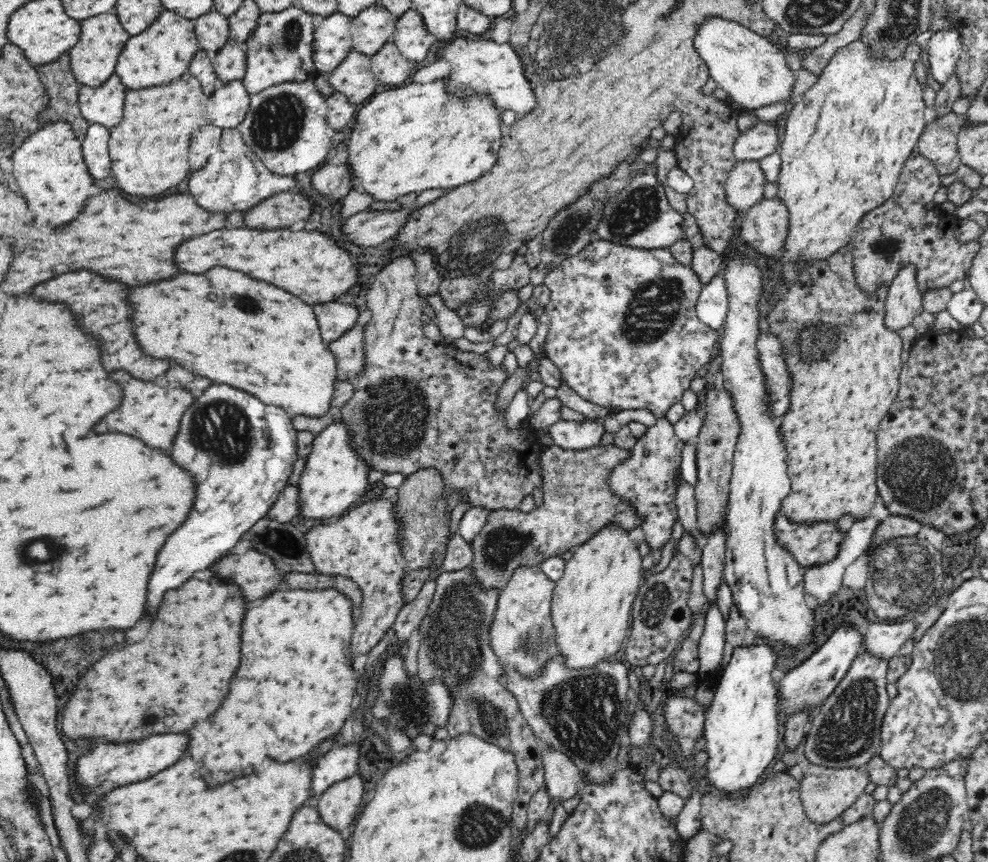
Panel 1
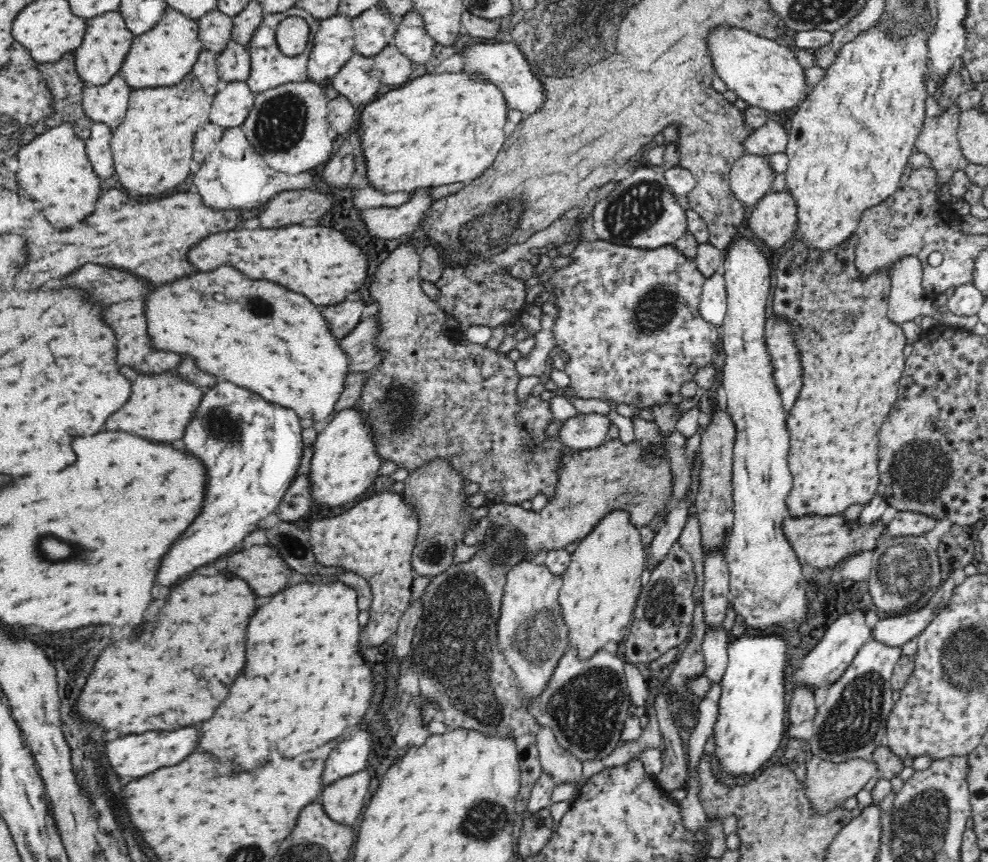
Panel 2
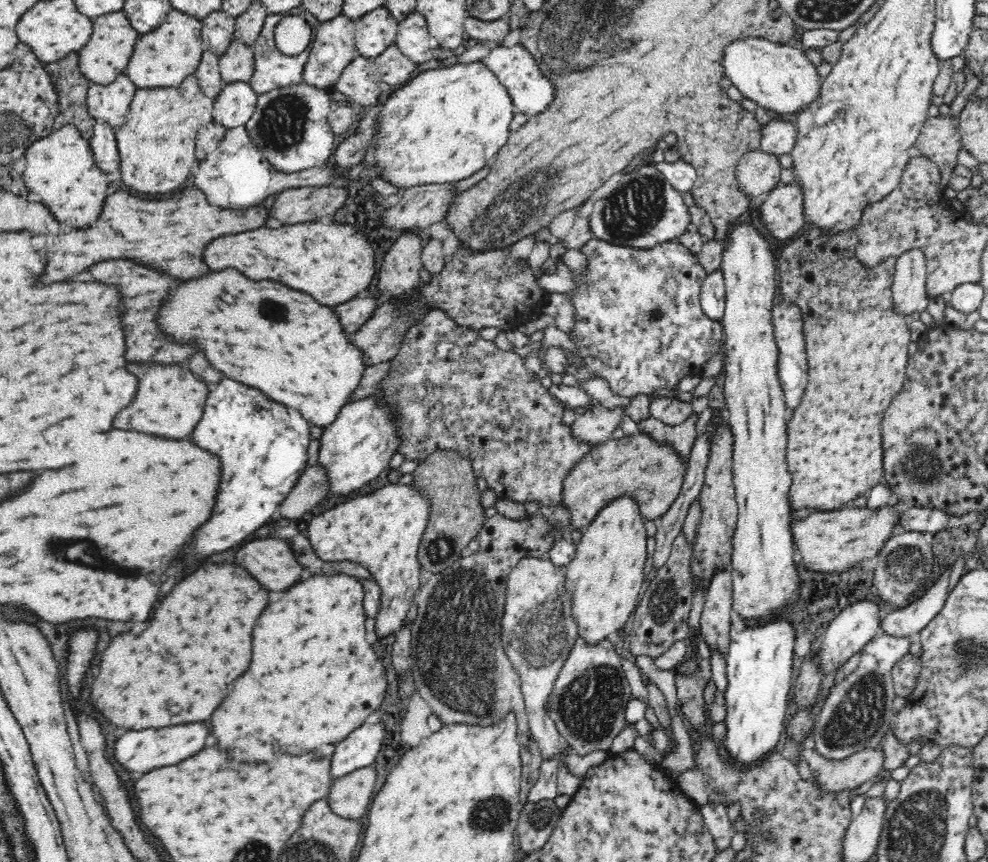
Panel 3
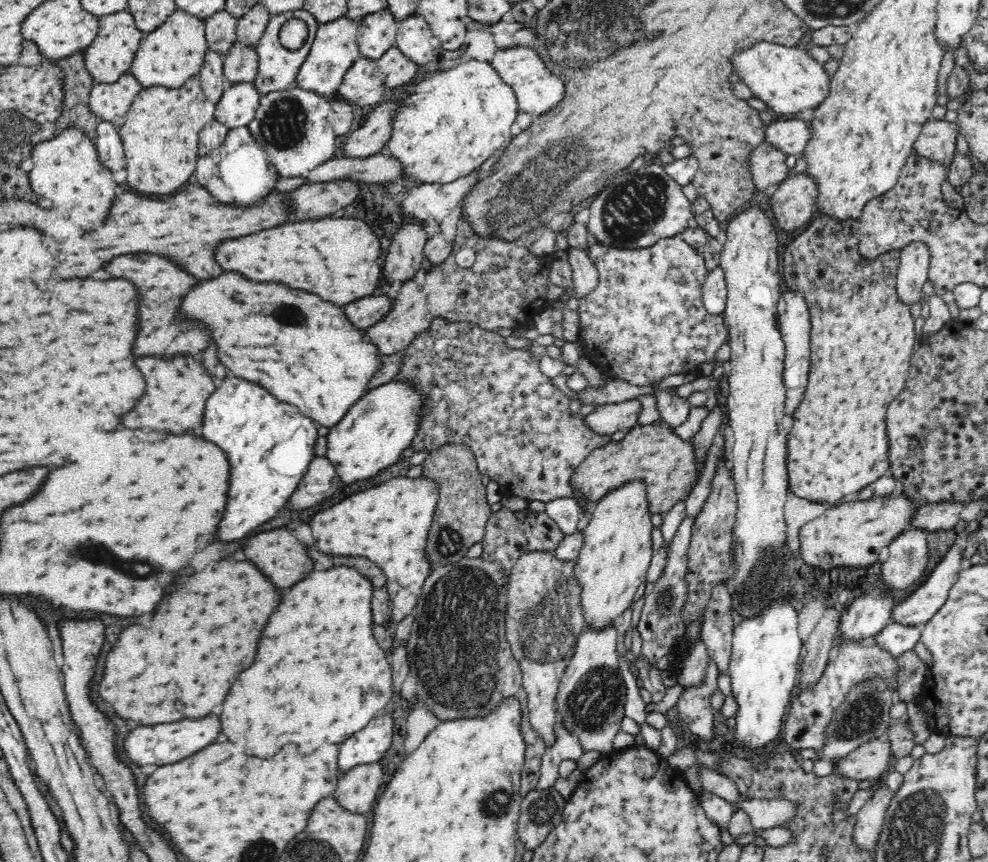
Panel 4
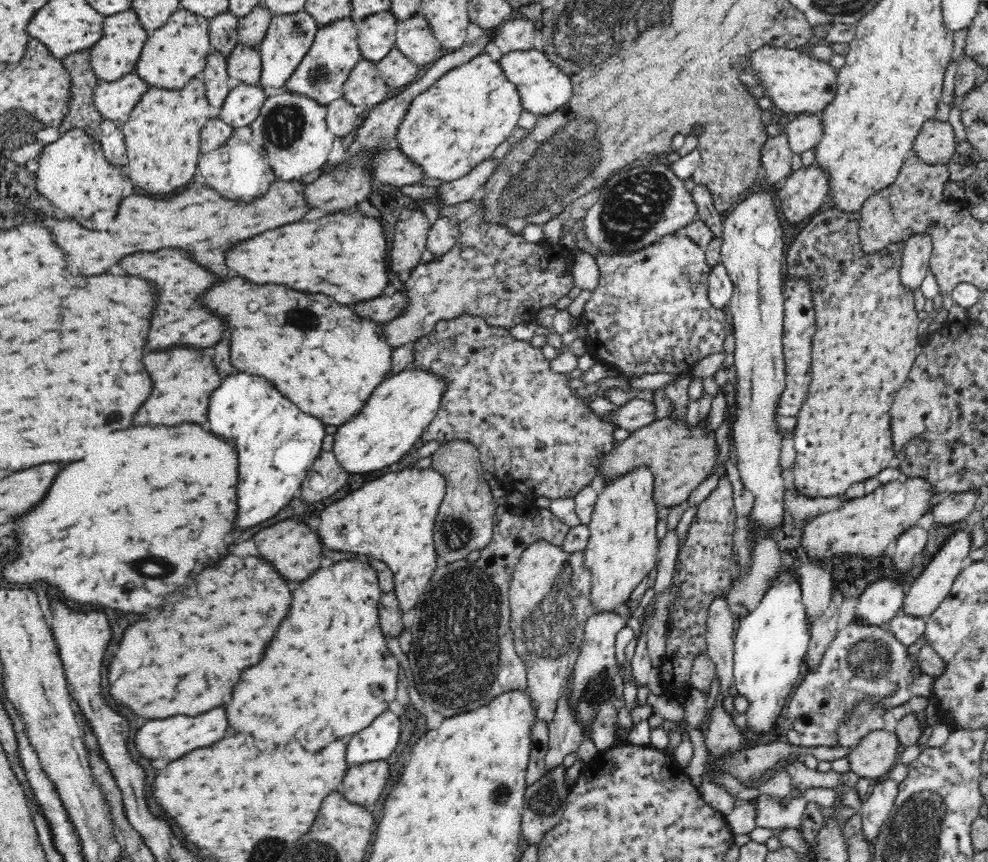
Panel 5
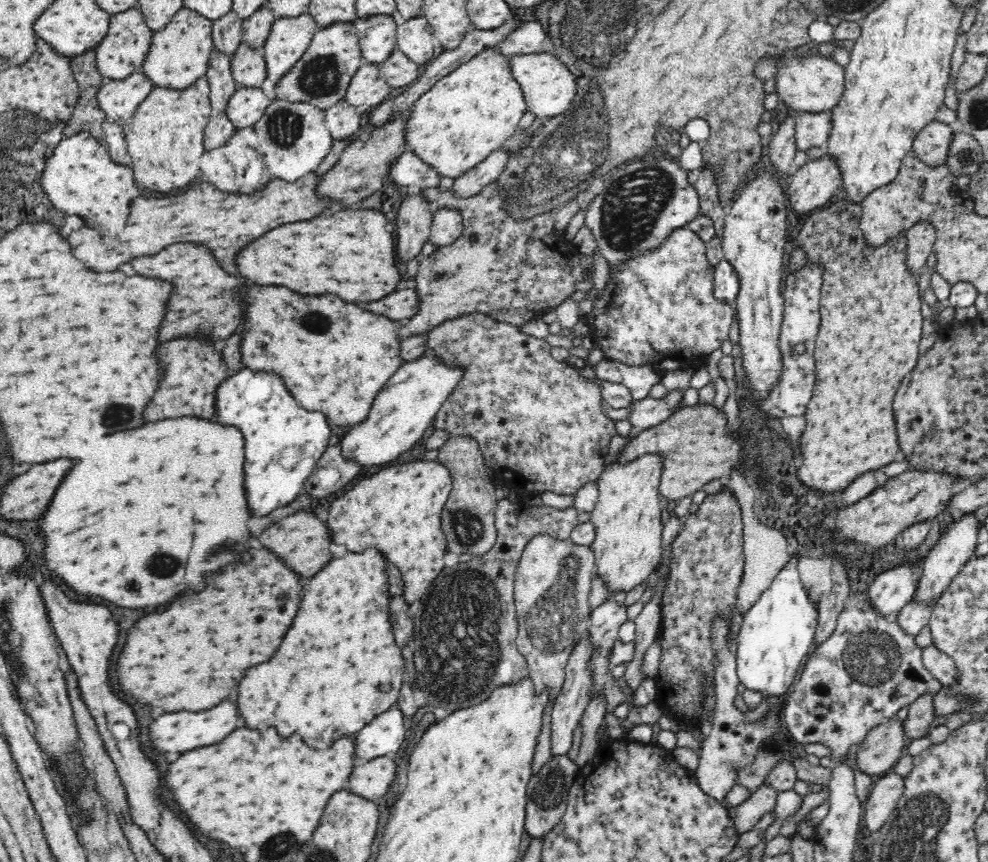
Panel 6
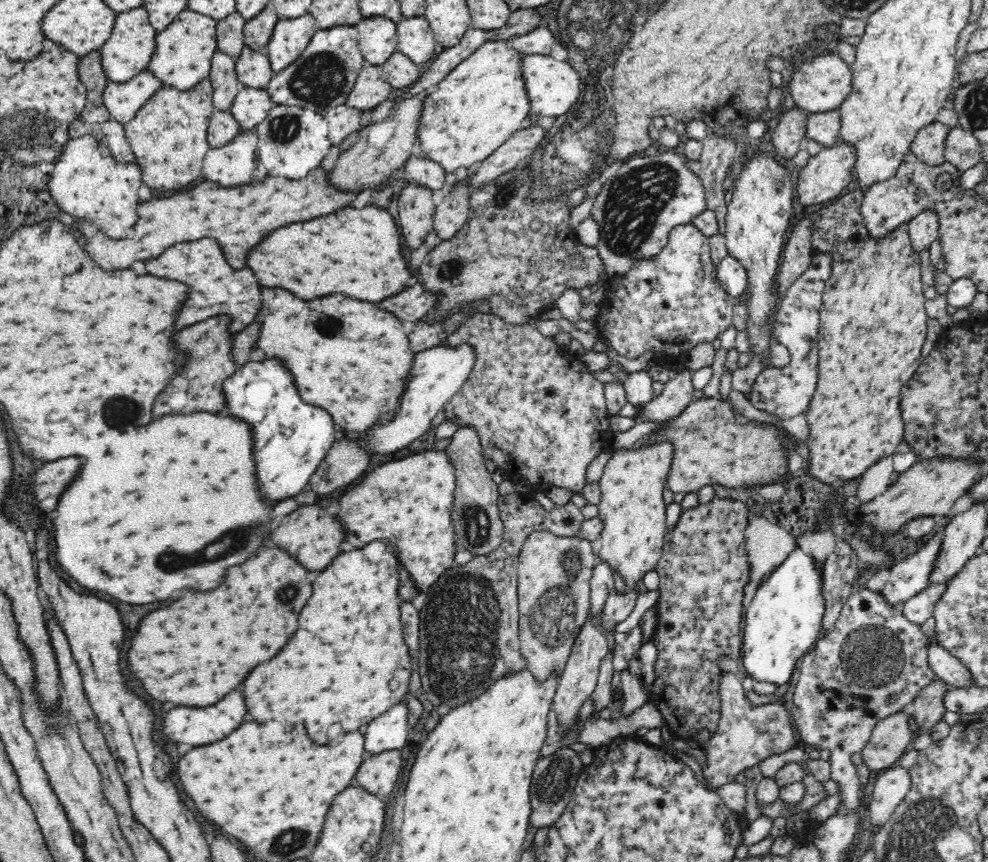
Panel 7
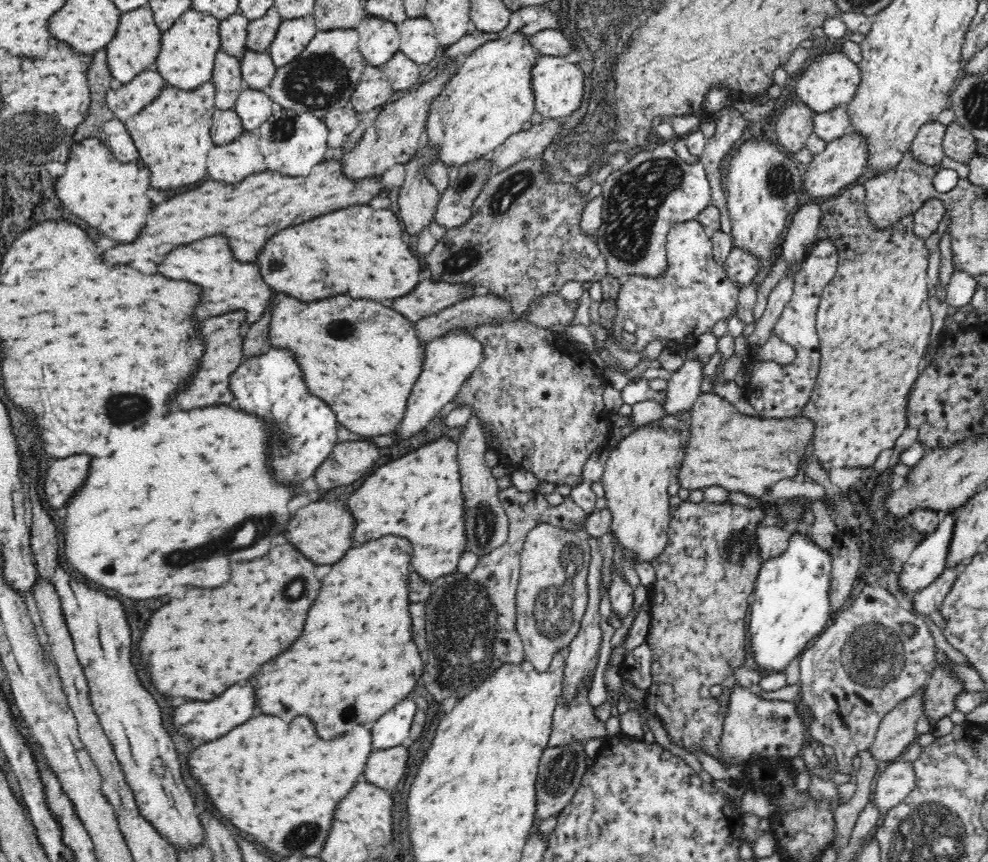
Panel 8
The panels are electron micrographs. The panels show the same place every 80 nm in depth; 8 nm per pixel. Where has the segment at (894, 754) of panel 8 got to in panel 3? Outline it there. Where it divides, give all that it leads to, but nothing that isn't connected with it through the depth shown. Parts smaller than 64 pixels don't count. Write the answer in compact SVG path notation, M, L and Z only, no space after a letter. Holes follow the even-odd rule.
M806 745L800 759L808 763L814 775L812 781L824 795L837 795L845 790L854 790L868 780L879 778L884 755L878 747L855 752L842 760L831 761Z

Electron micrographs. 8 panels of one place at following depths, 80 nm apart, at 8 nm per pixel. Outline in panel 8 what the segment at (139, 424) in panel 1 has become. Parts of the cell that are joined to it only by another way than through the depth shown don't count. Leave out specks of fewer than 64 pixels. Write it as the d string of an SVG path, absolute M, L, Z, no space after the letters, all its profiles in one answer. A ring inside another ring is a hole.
M230 311L219 314L214 318L208 318L200 324L200 336L206 342L206 354L202 356L202 362L190 380L188 388L180 394L174 394L174 406L178 410L192 410L202 406L216 406L216 404L230 404L234 401L234 395L230 391L228 382L232 373L242 364L242 338L244 334L244 311Z

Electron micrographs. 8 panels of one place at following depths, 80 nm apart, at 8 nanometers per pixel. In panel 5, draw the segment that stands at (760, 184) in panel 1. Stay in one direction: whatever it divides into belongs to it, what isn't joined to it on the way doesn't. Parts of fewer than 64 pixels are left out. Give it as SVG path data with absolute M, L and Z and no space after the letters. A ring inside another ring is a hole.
M776 135L768 138L760 150L760 168L764 170L764 182L773 186L783 179L788 179L793 173L790 160L792 151L786 141L786 135Z

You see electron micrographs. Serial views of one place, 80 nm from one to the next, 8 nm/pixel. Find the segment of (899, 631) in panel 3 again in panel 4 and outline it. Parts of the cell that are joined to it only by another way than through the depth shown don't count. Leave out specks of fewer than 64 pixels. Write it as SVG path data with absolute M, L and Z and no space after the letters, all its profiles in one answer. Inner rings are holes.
M960 541L950 548L924 584L912 596L897 602L890 612L890 622L904 627L915 627L924 625L940 611L948 600L952 586L958 580L956 574L966 566L962 559L962 550L964 548Z

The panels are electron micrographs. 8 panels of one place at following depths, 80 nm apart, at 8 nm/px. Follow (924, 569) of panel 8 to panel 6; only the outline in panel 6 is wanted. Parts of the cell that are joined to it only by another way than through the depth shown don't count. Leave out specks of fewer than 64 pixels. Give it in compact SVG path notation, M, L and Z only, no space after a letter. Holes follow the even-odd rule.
M908 566L880 574L866 592L867 602L882 617L898 614L913 600L920 574L919 568Z

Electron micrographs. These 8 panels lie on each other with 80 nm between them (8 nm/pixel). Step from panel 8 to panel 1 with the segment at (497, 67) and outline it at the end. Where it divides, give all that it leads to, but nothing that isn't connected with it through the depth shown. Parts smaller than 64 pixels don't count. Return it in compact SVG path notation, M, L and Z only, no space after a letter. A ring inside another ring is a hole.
M445 82L428 84L402 84L395 90L388 90L371 96L358 110L355 123L344 132L347 145L347 159L351 183L358 183L363 193L378 202L394 202L404 195L426 190L455 189L481 178L496 162L501 144L501 112L494 107L488 95L472 95L465 101L446 95Z

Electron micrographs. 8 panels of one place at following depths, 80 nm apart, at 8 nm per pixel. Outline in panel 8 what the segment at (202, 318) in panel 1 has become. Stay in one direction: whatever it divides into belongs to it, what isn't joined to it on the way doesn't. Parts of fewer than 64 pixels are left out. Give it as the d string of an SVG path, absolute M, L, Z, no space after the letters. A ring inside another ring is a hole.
M272 292L270 296L270 304L267 307L268 313L270 313L270 327L268 327L268 340L266 343L274 349L288 349L292 353L292 357L298 363L298 369L302 369L302 377L304 377L304 385L308 389L310 395L322 398L326 404L330 404L330 408L336 412L336 420L338 424L345 426L350 432L359 434L361 439L376 439L383 440L390 435L390 432L396 430L396 426L402 422L404 418L404 412L406 412L406 402L408 400L408 394L410 394L414 382L418 380L420 376L420 370L422 370L422 360L424 360L424 346L420 345L418 337L416 337L416 329L414 323L410 323L403 314L398 313L392 308L386 308L382 306L380 302L372 302L372 300L354 300L350 296L334 296L334 298L328 298L328 300L320 300L314 302L308 302L304 304L301 300L292 296L286 296L286 294L278 294L278 292Z

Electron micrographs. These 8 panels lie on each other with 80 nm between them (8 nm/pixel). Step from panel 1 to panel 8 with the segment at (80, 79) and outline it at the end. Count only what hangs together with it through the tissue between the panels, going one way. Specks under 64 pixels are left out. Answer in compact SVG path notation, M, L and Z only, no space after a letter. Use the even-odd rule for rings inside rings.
M149 6L137 8L128 12L121 13L118 22L118 32L114 36L114 40L110 42L110 46L106 46L108 52L108 66L111 76L122 82L131 82L142 70L148 70L150 64L155 64L158 50L160 50L160 38L162 32L156 26L154 18L152 18L152 11Z

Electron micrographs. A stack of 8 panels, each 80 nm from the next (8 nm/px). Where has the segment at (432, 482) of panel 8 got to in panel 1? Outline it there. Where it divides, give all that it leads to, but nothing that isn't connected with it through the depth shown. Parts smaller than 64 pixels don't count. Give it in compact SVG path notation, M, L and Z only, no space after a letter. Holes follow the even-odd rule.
M378 499L349 509L326 526L316 525L305 534L307 553L314 572L322 575L340 575L354 582L362 592L360 616L354 618L350 638L350 658L368 655L378 644L384 632L393 626L400 609L405 605L401 594L402 576L407 570L406 561L397 543L399 524L394 519L394 503Z

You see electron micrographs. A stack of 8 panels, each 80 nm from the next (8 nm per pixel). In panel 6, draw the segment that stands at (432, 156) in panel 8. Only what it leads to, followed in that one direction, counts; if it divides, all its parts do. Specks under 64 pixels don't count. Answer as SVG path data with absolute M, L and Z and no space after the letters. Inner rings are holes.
M411 190L402 201L396 222L396 256L400 262L421 258L421 250L428 242L433 216L428 211L428 201Z

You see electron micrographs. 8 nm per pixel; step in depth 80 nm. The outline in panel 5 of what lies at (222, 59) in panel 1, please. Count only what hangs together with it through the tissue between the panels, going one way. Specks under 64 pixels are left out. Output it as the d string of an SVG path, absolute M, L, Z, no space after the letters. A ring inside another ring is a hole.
M238 43L226 58L228 77L248 85L259 84L262 65L261 55L256 48Z

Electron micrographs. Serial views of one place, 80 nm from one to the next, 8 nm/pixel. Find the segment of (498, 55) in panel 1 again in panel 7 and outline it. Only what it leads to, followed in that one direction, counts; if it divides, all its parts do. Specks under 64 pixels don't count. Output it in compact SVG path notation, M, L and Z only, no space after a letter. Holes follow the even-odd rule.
M532 54L521 59L521 74L524 80L531 113L542 117L561 116L574 107L581 84L577 71L566 61L550 55Z

